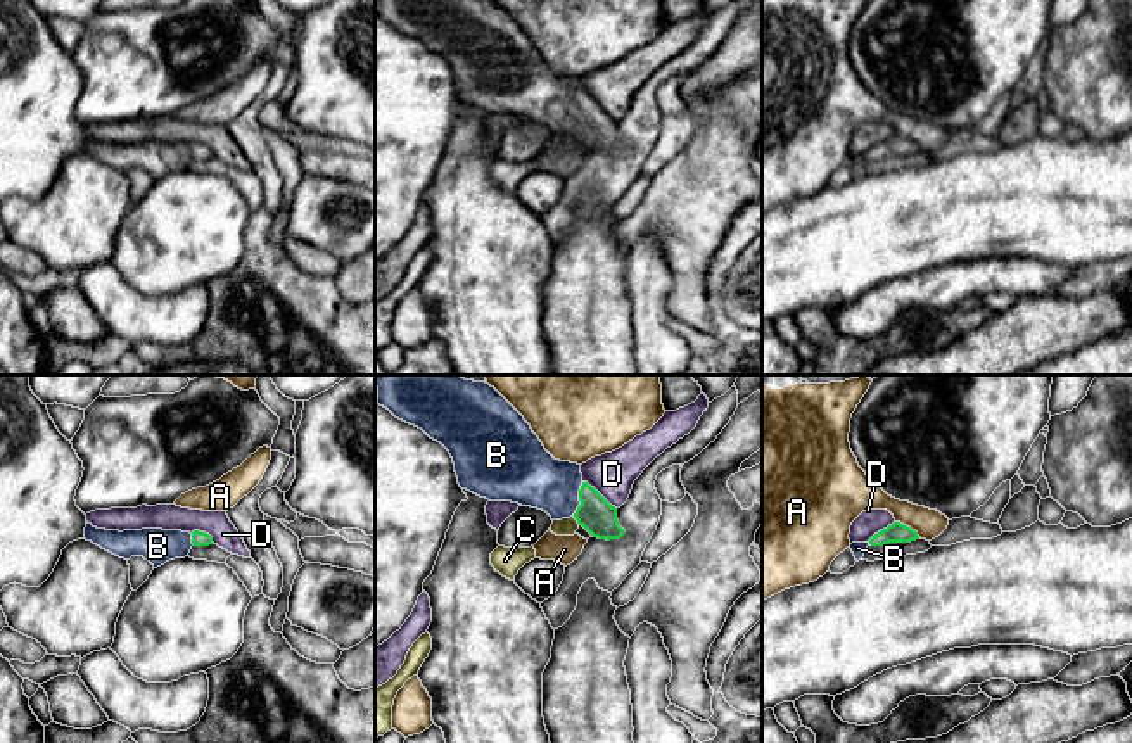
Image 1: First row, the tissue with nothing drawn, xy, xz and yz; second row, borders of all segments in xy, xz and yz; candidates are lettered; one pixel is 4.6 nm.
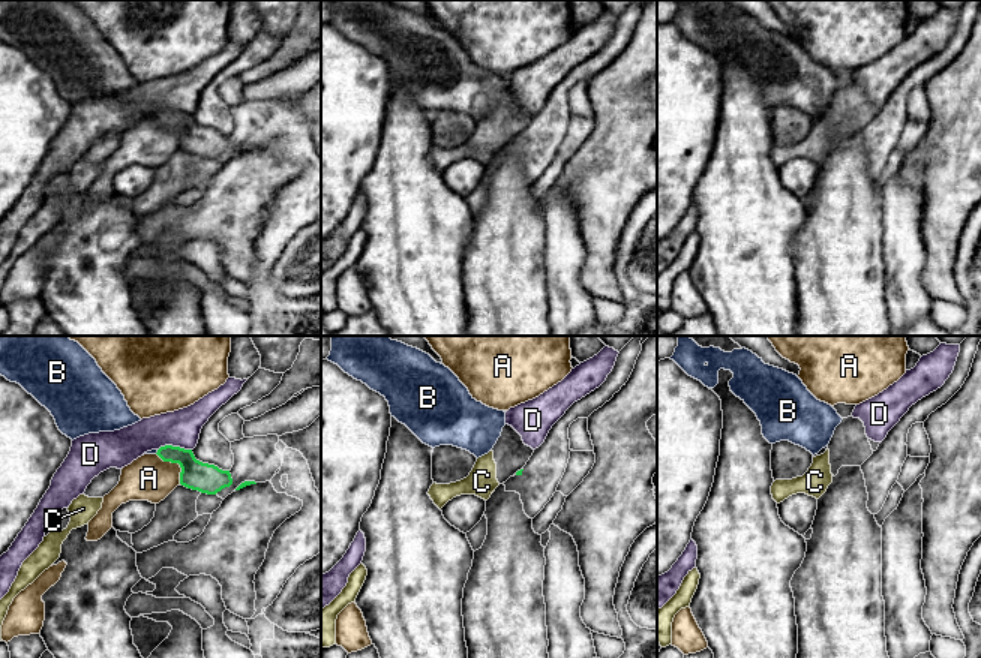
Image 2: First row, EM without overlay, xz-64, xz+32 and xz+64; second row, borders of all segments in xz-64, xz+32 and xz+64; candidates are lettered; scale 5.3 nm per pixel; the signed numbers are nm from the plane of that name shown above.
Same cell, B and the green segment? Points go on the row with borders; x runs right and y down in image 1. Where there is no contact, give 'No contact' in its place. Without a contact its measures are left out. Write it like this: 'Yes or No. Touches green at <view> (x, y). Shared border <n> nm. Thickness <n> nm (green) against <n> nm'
Yes. Touches green at xz (579, 500). Shared border 170 nm. Thickness 170 nm (green) against 280 nm

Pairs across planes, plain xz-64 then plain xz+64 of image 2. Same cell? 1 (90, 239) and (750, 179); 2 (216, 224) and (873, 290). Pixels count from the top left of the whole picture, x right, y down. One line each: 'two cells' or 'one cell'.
1: one cell
2: two cells

